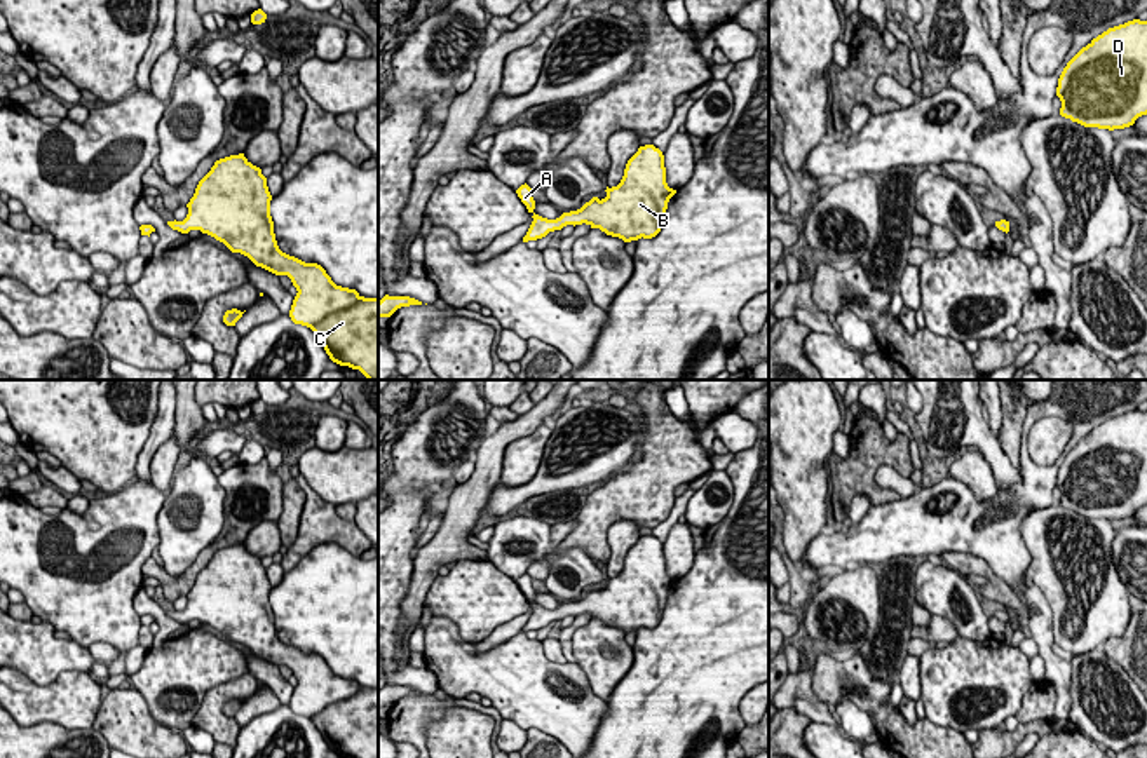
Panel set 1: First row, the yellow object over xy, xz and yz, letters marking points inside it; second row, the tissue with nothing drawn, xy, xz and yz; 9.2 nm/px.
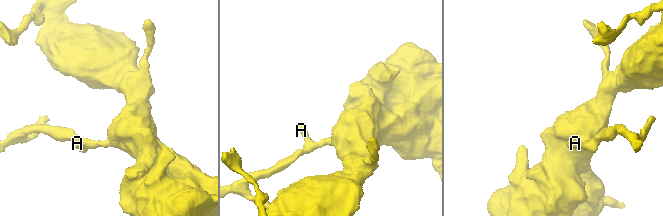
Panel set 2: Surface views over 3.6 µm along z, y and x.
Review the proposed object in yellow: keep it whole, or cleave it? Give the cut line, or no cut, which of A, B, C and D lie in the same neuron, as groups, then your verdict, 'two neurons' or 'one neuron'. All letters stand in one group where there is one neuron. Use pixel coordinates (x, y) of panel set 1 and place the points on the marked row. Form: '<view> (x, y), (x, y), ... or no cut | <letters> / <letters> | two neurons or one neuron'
no cut | A B C D | one neuron

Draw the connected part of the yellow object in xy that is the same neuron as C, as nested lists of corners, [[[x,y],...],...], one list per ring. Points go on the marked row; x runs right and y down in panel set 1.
[[[244,153],[230,155],[216,160],[199,181],[187,218],[167,225],[181,233],[200,230],[256,267],[288,275],[298,291],[291,321],[310,328],[333,362],[378,380],[378,296],[364,298],[336,286],[321,265],[282,253],[270,200],[261,169]]]

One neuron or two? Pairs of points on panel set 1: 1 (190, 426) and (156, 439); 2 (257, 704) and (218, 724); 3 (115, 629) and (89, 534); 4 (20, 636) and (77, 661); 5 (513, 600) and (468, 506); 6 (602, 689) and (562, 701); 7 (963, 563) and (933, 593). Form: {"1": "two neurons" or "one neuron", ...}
{"1": "two neurons", "2": "two neurons", "3": "one neuron", "4": "one neuron", "5": "two neurons", "6": "two neurons", "7": "two neurons"}

